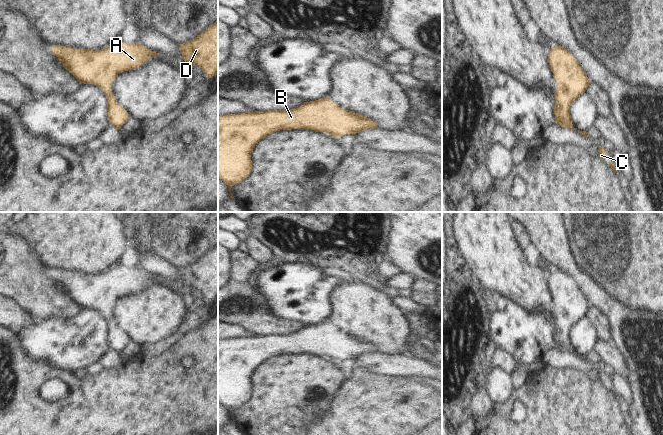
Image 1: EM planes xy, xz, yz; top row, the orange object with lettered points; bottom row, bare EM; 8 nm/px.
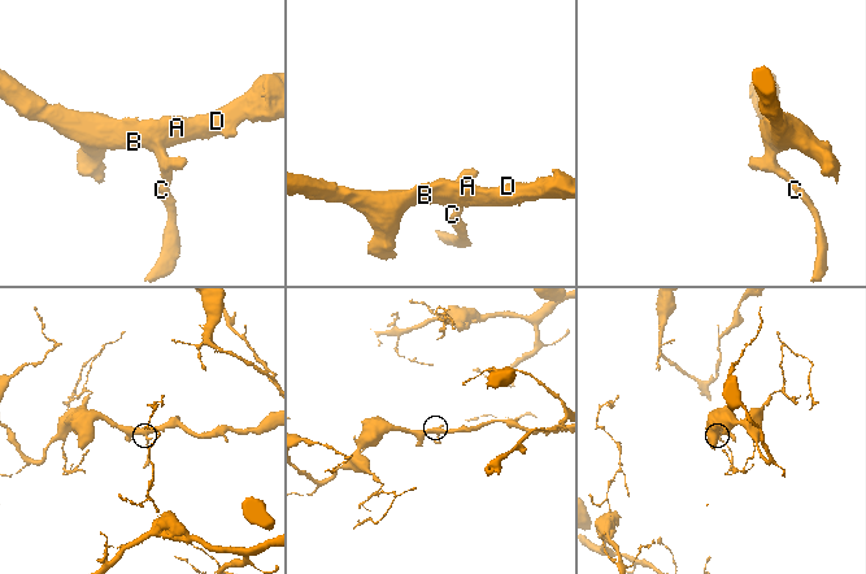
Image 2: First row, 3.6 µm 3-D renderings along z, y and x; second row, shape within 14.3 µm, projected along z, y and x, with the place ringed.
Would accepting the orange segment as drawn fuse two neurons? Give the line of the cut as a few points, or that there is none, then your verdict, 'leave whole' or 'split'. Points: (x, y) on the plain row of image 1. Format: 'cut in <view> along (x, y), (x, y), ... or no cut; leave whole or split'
no cut; leave whole

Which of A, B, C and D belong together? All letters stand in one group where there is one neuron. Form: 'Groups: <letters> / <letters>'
Groups: A B C D.

